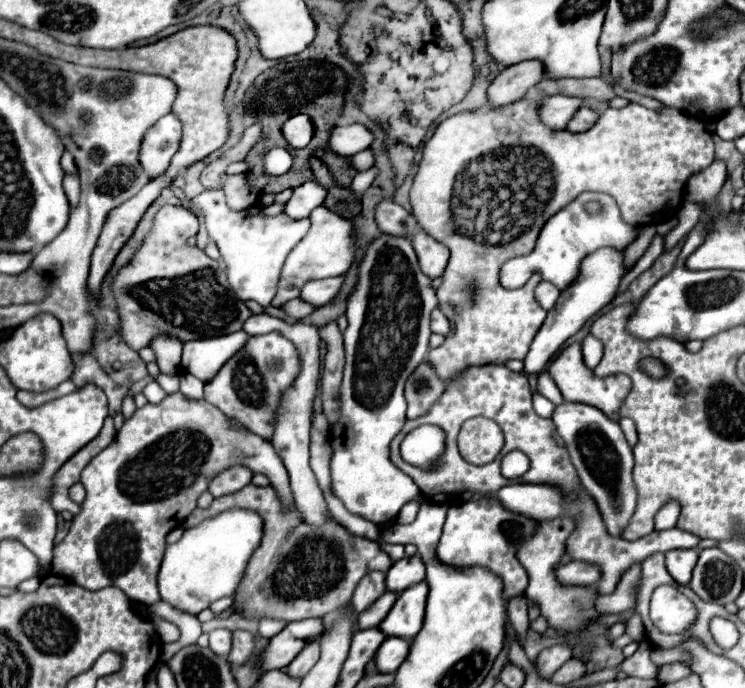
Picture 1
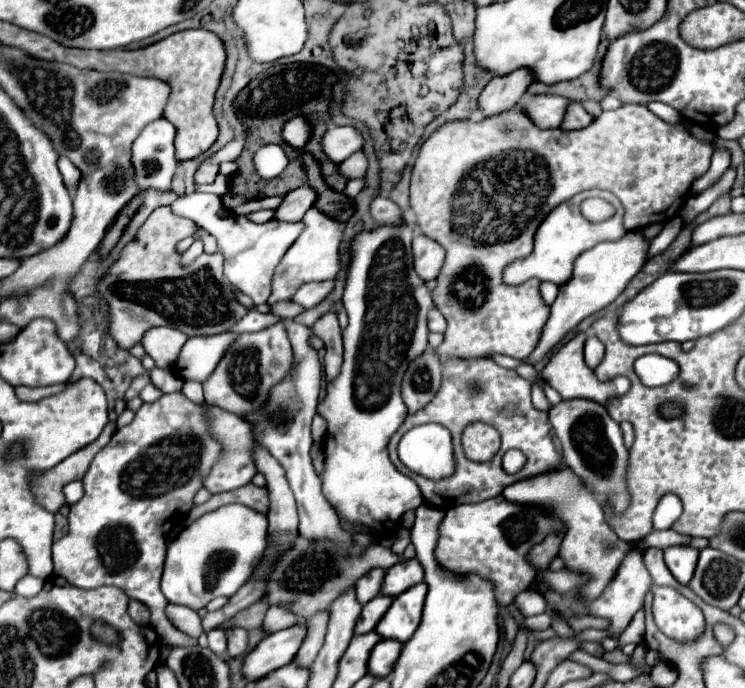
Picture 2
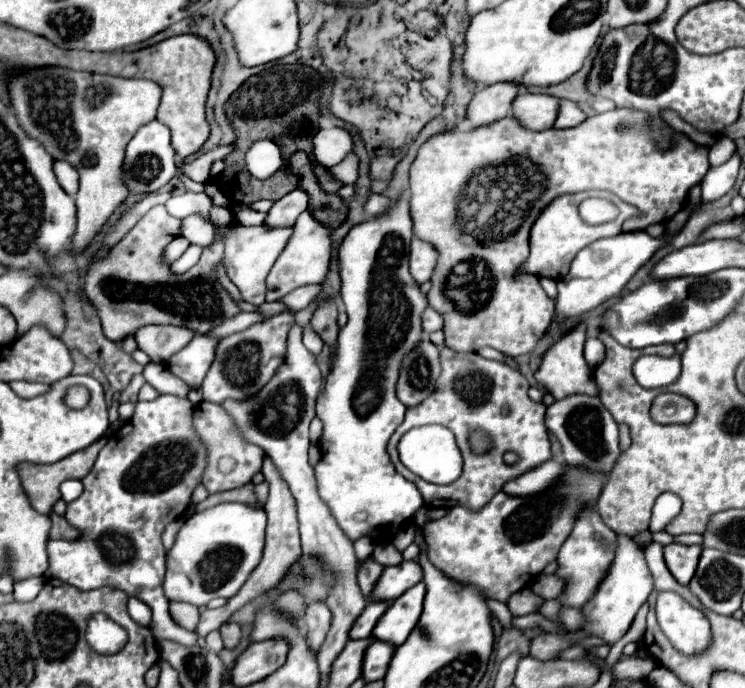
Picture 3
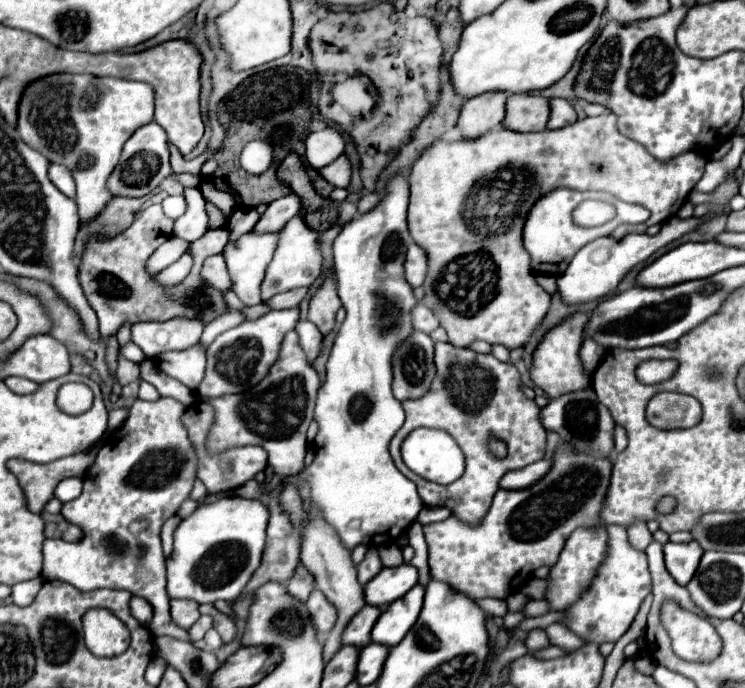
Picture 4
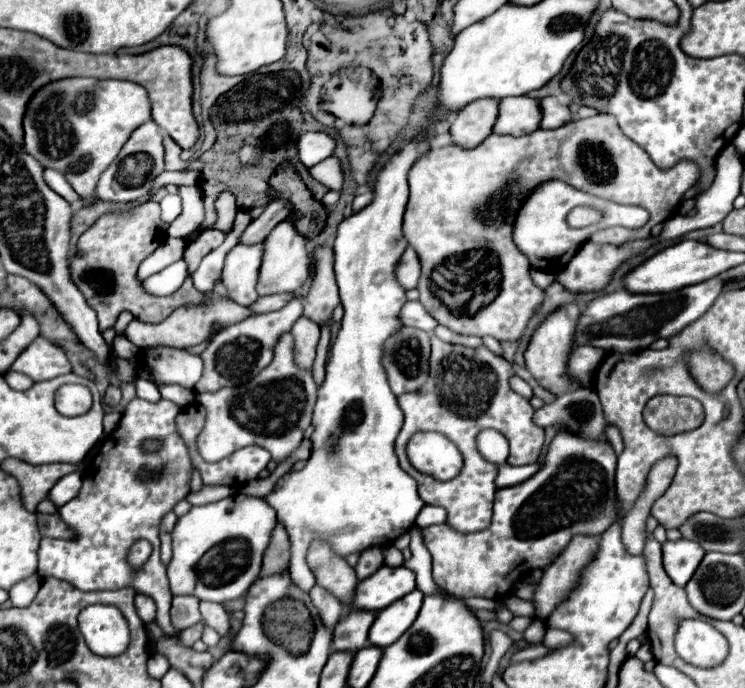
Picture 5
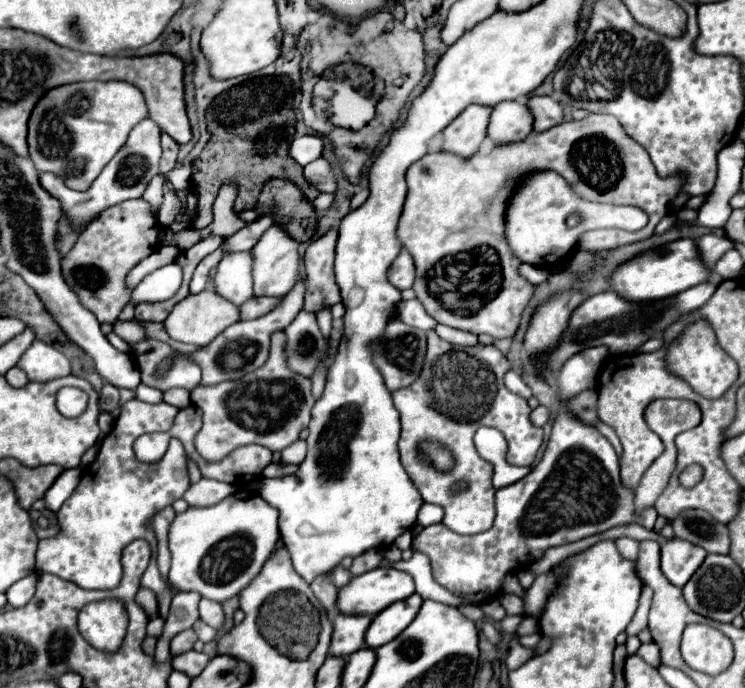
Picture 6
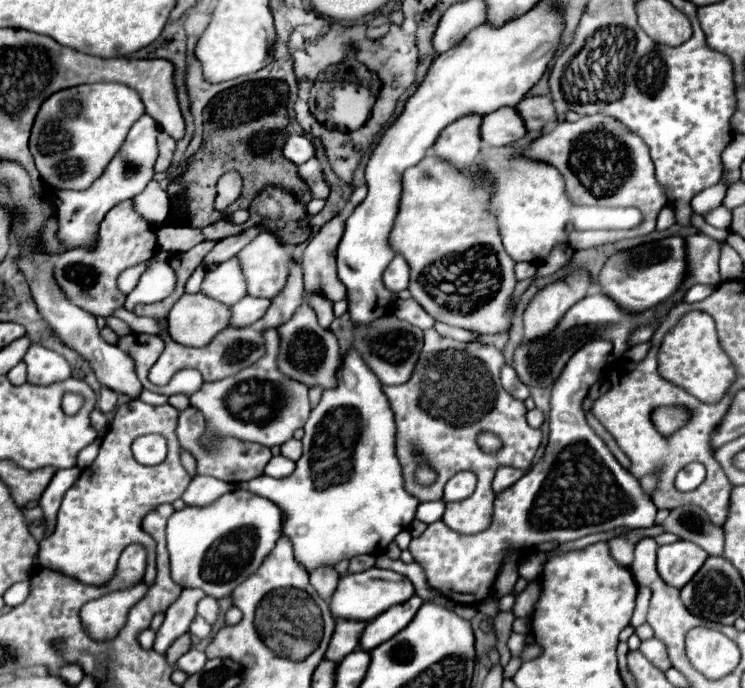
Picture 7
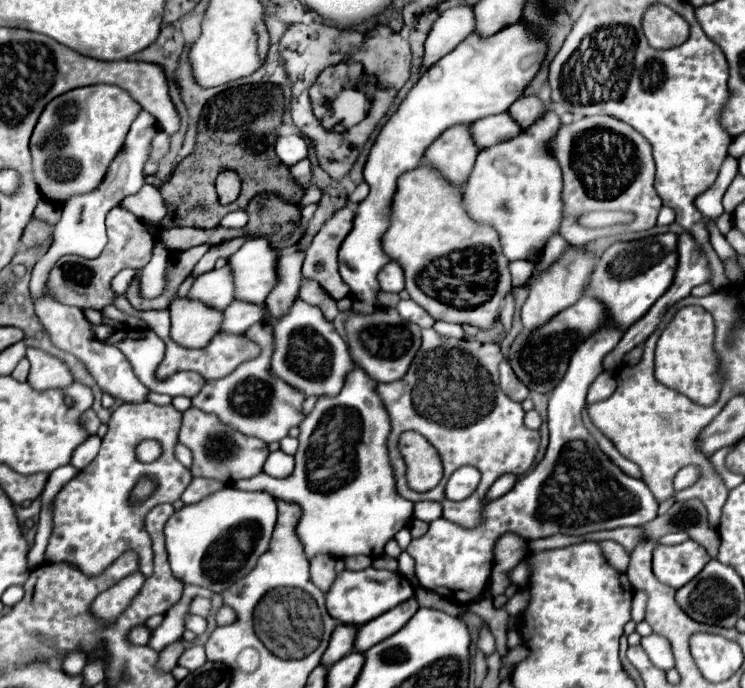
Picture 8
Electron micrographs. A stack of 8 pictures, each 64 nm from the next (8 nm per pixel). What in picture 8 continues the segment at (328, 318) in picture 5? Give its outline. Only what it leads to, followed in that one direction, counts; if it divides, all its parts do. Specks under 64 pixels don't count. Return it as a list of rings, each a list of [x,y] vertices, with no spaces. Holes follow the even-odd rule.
[[[342,208],[338,210],[314,236],[312,244],[306,250],[302,274],[308,280],[316,280],[334,300],[342,300],[350,294],[348,284],[338,274],[338,250],[344,238],[352,228],[354,210]]]

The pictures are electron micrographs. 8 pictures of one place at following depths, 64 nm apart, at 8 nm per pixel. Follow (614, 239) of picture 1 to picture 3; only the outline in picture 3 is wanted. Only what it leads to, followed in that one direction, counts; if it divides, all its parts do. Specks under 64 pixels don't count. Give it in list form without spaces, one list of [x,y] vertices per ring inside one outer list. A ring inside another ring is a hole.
[[[586,190],[586,192],[580,192],[580,194],[566,194],[566,196],[560,196],[556,198],[540,216],[538,220],[534,222],[532,226],[532,232],[530,232],[530,256],[528,260],[520,266],[520,270],[524,274],[532,274],[532,276],[540,276],[540,278],[552,278],[552,280],[558,280],[558,278],[564,278],[570,270],[570,262],[574,260],[574,256],[586,248],[588,244],[592,244],[594,240],[600,240],[600,238],[612,238],[616,234],[622,232],[622,222],[626,218],[634,216],[634,208],[624,204],[618,196],[610,194],[610,192],[604,192],[604,190]],[[586,198],[606,198],[610,202],[614,202],[618,208],[620,208],[620,214],[616,220],[612,222],[606,222],[602,226],[590,226],[586,222],[582,222],[582,218],[578,216],[578,204]]]

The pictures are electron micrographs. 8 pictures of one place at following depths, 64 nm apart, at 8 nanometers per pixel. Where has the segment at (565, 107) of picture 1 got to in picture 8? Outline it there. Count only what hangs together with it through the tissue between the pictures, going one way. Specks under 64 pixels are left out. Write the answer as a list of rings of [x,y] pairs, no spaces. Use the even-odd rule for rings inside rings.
[[[502,112],[496,116],[486,116],[484,120],[478,120],[472,124],[472,138],[478,148],[496,146],[500,142],[512,140],[522,132],[520,124],[512,120],[510,112]]]

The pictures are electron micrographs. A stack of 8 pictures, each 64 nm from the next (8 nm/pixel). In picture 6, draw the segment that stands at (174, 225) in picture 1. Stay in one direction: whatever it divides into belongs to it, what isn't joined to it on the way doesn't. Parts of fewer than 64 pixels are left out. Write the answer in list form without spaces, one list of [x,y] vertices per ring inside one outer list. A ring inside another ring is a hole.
[[[158,174],[146,188],[144,200],[128,200],[118,206],[104,210],[96,220],[86,228],[86,256],[64,256],[62,272],[68,286],[80,296],[80,302],[96,314],[98,322],[114,324],[122,308],[130,302],[132,290],[126,286],[126,274],[142,260],[140,256],[150,256],[160,242],[160,226],[156,214],[152,212],[162,204],[162,186],[164,174]],[[150,204],[152,208],[150,208]],[[120,256],[120,258],[118,258]],[[136,256],[136,258],[134,258]],[[186,282],[186,286],[182,286],[182,290],[178,292],[178,296],[172,296],[170,300],[164,302],[140,302],[138,304],[138,312],[136,312],[136,320],[140,322],[164,322],[168,312],[186,296],[190,296],[190,282]]]

